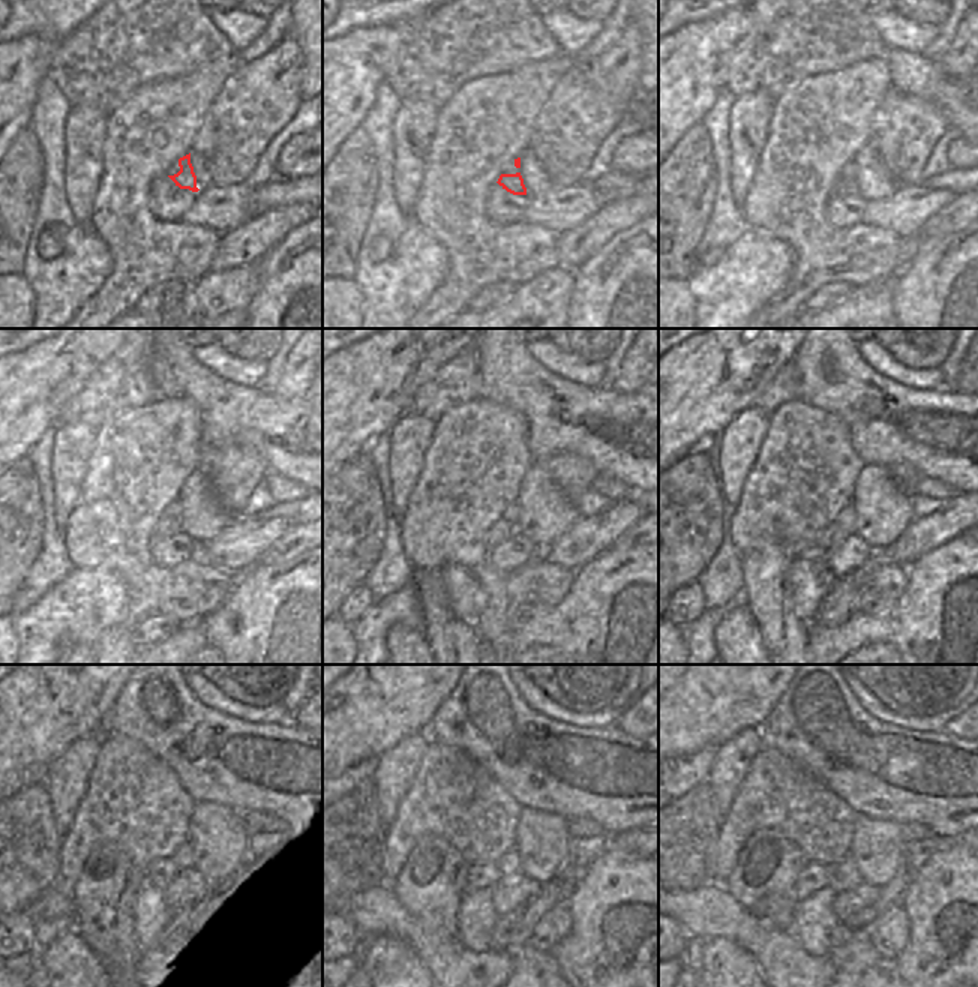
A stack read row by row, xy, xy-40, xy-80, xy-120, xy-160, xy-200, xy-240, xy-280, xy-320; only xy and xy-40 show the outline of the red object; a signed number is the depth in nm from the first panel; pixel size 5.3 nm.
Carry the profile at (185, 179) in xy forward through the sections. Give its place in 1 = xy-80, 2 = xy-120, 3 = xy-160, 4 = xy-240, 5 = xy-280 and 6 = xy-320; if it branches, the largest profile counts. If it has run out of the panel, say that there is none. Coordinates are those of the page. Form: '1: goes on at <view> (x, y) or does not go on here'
1: goes on at xy-80 (842, 188)
2: goes on at xy-120 (165, 527)
3: goes on at xy-160 (501, 530)
4: goes on at xy-240 (159, 872)
5: goes on at xy-280 (485, 875)
6: goes on at xy-320 (813, 876)

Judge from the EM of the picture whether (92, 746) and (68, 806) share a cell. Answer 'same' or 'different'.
same

